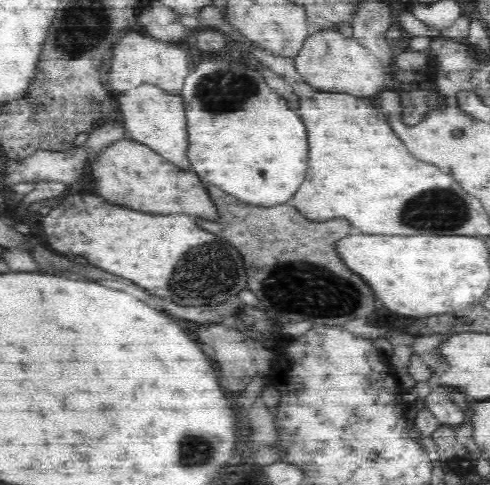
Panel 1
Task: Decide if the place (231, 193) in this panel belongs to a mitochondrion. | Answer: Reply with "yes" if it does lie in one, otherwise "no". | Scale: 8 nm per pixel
no

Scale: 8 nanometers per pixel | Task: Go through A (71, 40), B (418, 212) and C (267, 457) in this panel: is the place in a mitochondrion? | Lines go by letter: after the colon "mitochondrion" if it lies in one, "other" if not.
A: mitochondrion
B: mitochondrion
C: other

